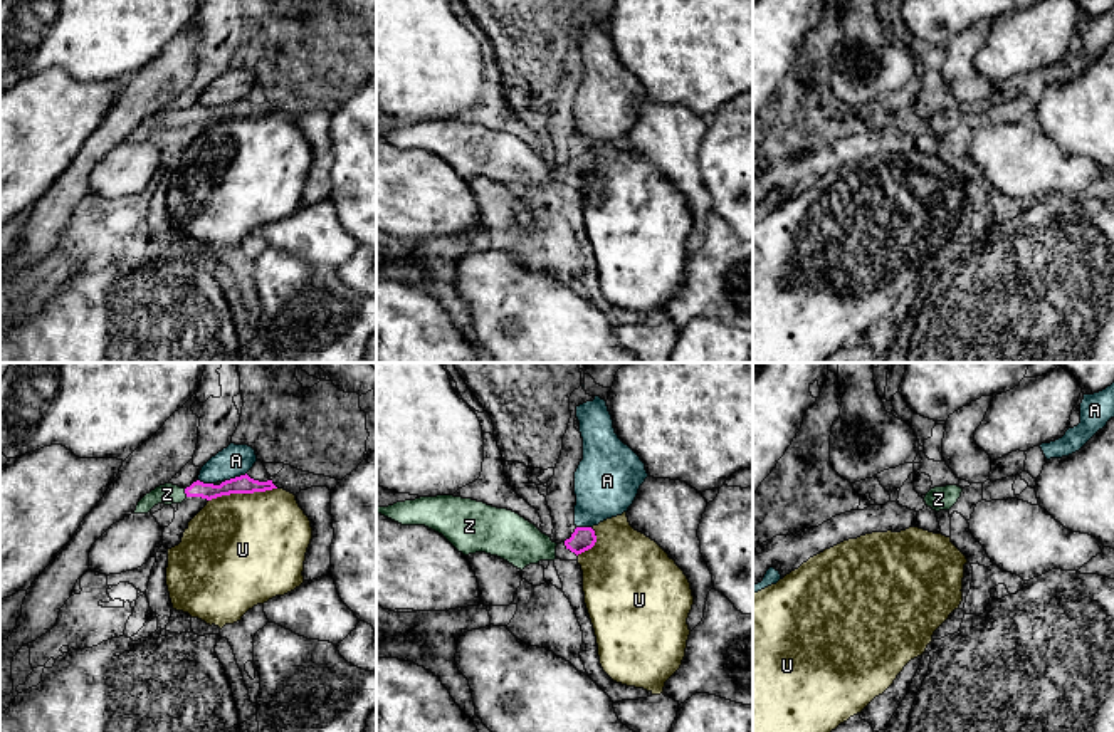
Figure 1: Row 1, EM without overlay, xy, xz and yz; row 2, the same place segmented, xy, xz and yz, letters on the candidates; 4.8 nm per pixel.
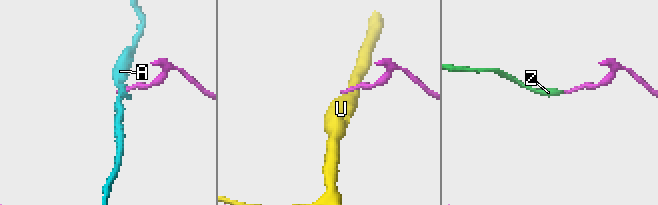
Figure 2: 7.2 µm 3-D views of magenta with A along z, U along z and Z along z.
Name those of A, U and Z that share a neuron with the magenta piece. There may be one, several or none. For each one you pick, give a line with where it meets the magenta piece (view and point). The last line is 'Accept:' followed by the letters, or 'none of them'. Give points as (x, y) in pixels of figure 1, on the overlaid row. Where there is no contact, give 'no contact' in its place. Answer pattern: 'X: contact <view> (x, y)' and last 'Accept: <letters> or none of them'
Z: contact xy (185, 492)
Accept: Z

